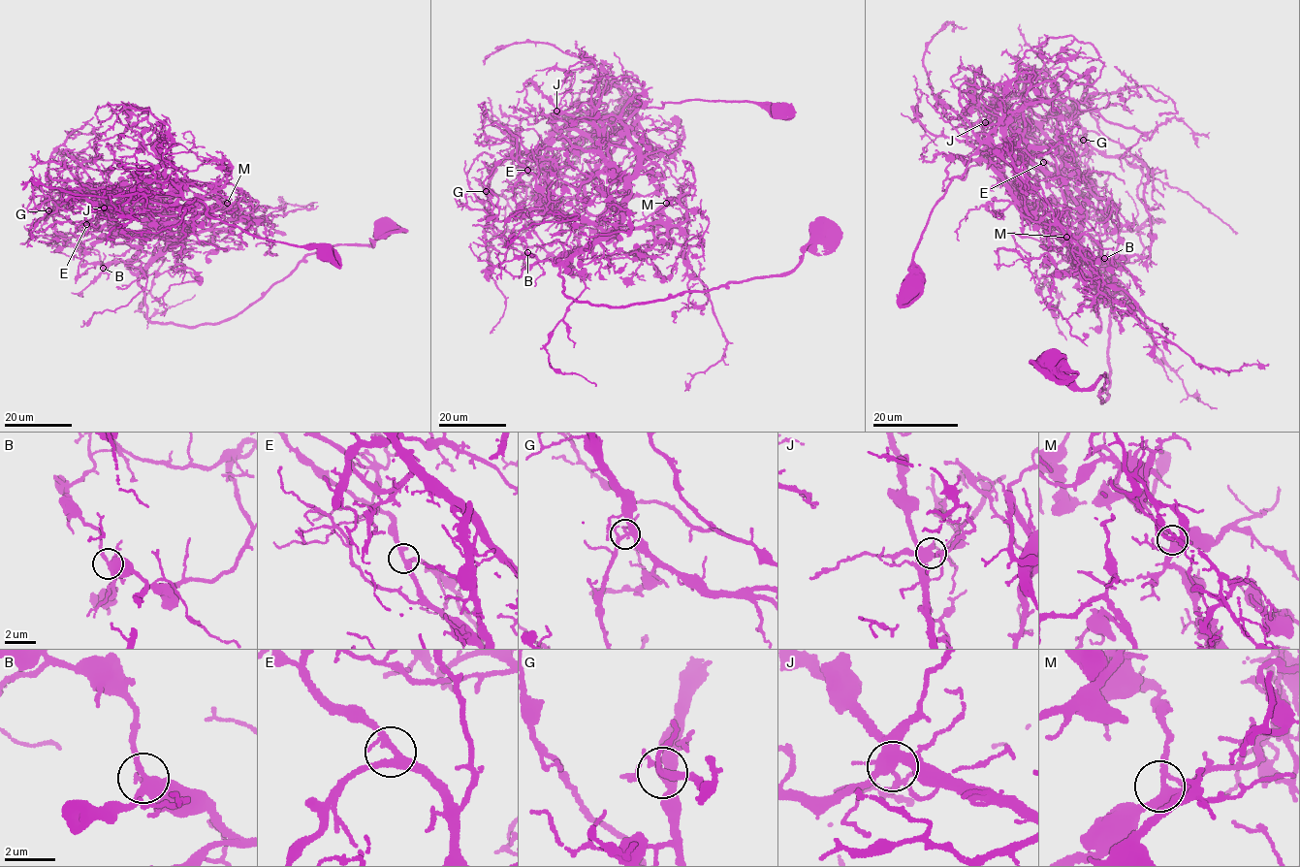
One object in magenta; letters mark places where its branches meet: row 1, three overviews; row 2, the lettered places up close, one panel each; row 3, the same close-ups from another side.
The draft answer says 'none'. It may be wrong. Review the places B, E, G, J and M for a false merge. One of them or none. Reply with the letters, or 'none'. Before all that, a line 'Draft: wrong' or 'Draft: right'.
Draft: wrong
J

